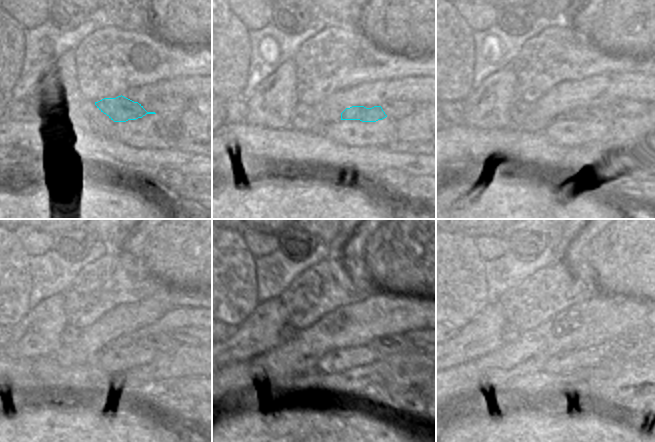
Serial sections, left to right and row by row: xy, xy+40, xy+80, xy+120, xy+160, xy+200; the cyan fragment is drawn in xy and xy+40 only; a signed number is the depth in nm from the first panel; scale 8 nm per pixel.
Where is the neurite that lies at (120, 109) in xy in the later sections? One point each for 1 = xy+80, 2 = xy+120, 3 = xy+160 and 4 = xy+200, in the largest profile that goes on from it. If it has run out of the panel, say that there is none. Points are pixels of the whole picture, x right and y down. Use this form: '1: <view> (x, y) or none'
1: xy+80 (604, 114)
2: xy+120 (161, 343)
3: xy+160 (392, 344)
4: xy+200 (635, 345)

